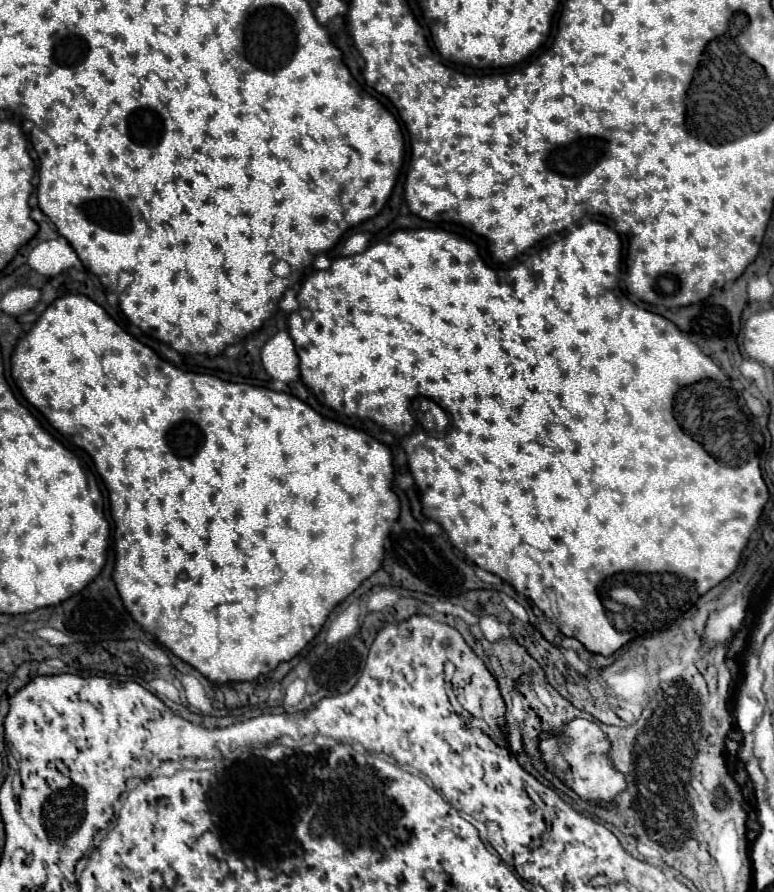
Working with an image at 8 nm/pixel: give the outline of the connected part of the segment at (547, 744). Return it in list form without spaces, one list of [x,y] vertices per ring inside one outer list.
[[[577,718],[565,726],[563,736],[541,734],[539,748],[543,752],[547,768],[585,800],[611,802],[625,788],[625,778],[613,768],[613,762],[609,758],[609,742],[599,730],[597,722]]]

